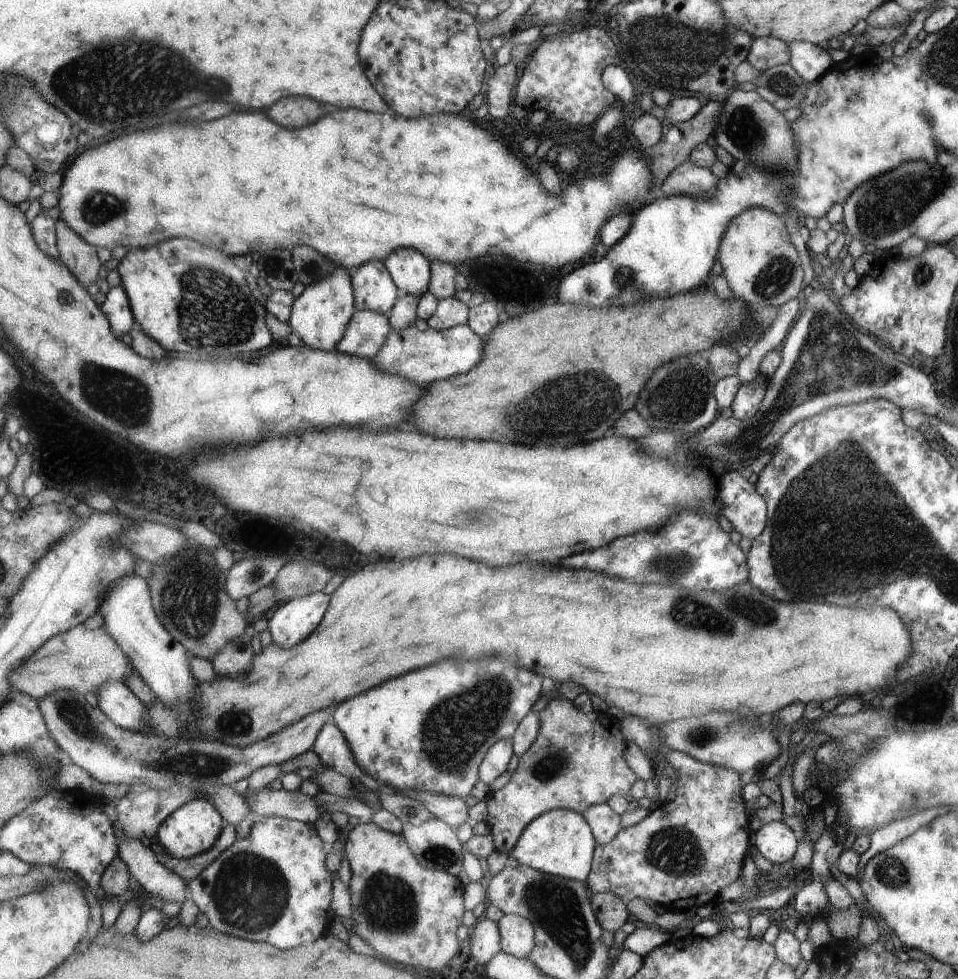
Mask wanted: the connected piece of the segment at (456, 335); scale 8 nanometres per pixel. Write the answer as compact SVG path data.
M467 323L457 325L448 331L428 329L424 332L414 325L404 328L402 332L392 329L392 334L388 336L383 350L374 356L373 361L384 372L407 377L408 380L418 384L430 385L436 381L470 372L487 354L487 342L488 336L479 336Z

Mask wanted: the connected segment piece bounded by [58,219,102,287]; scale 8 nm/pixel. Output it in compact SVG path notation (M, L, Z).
M59 219L58 232L62 260L86 287L100 282L102 260L98 256L98 246L90 244L80 232L76 232L68 220Z

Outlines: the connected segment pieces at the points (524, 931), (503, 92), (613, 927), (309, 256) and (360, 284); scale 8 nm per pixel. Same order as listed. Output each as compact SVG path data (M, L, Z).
M504 913L497 925L502 937L502 951L516 958L526 958L535 948L535 928L520 914Z
M512 59L494 70L485 96L490 116L498 119L508 116L512 104L512 88L516 84L517 67L518 64Z
M612 892L596 893L593 896L593 909L603 931L615 933L621 930L628 920L628 910L622 898Z
M308 246L294 248L292 257L294 267L298 272L299 282L305 287L316 284L316 282L324 280L326 276L332 276L332 272L336 272L336 266L330 258L322 256L320 252L316 252Z
M369 261L350 271L355 290L355 310L388 314L401 292L382 261Z

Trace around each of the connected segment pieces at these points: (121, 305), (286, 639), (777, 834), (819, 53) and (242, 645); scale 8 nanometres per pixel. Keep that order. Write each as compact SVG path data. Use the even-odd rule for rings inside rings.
M123 283L111 288L103 308L104 312L111 318L118 336L132 333L132 324L135 322L132 313L132 298L130 298L128 288Z
M317 591L278 605L269 615L272 643L292 649L308 639L322 623L320 620L330 602L330 595Z
M783 821L761 825L754 834L755 847L772 865L784 864L794 858L798 840Z
M805 41L788 42L788 54L789 64L803 80L809 82L822 78L835 65L826 49Z
M243 635L223 648L223 651L210 662L220 677L238 678L252 668L254 656L251 638Z

